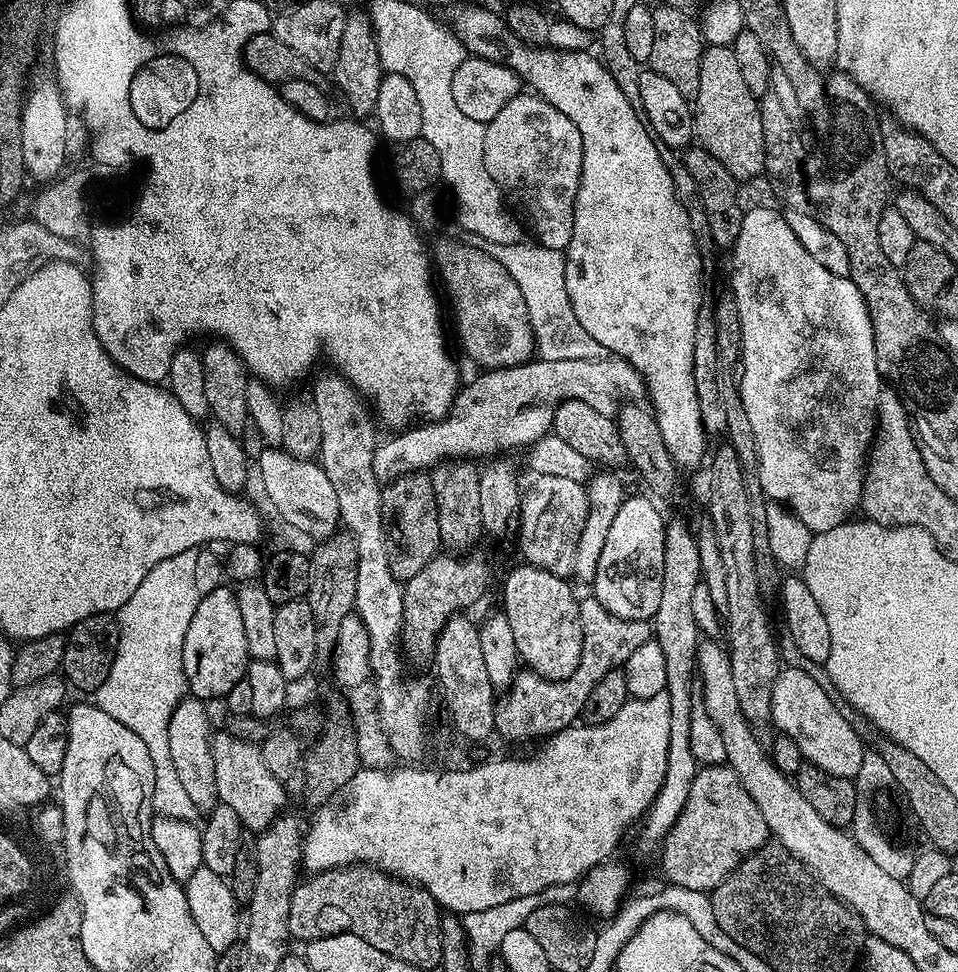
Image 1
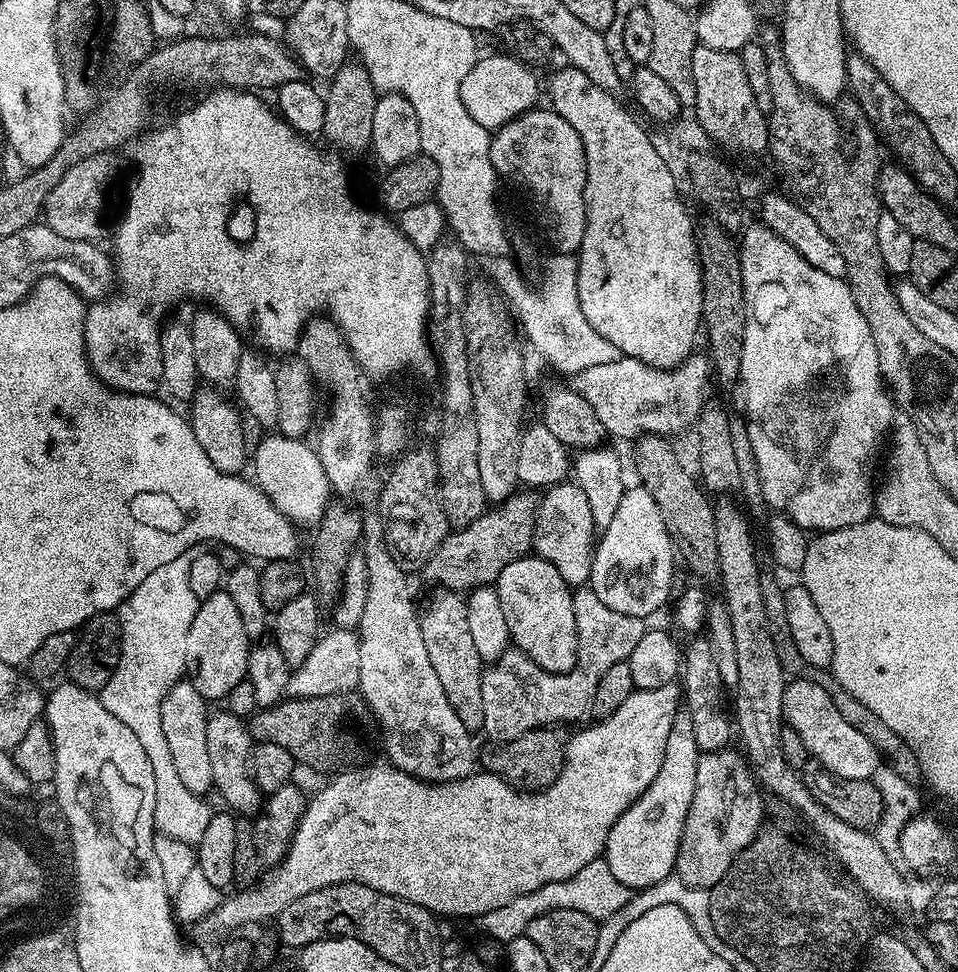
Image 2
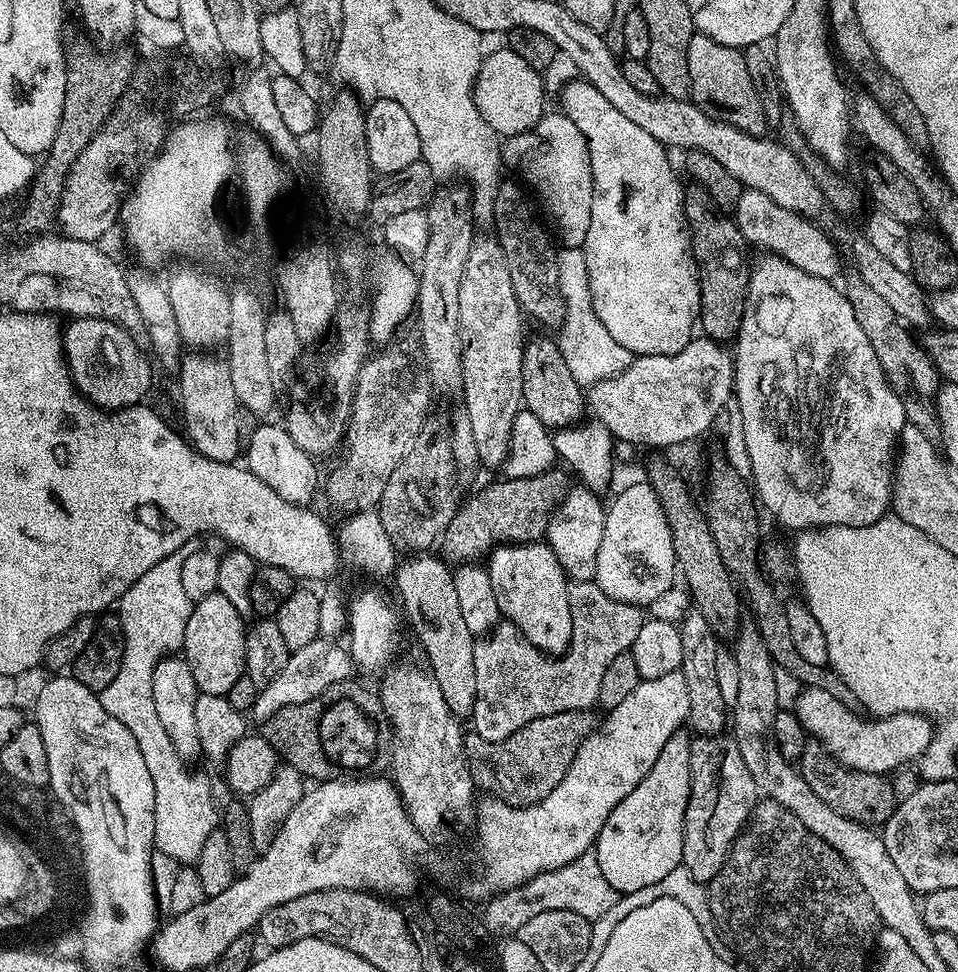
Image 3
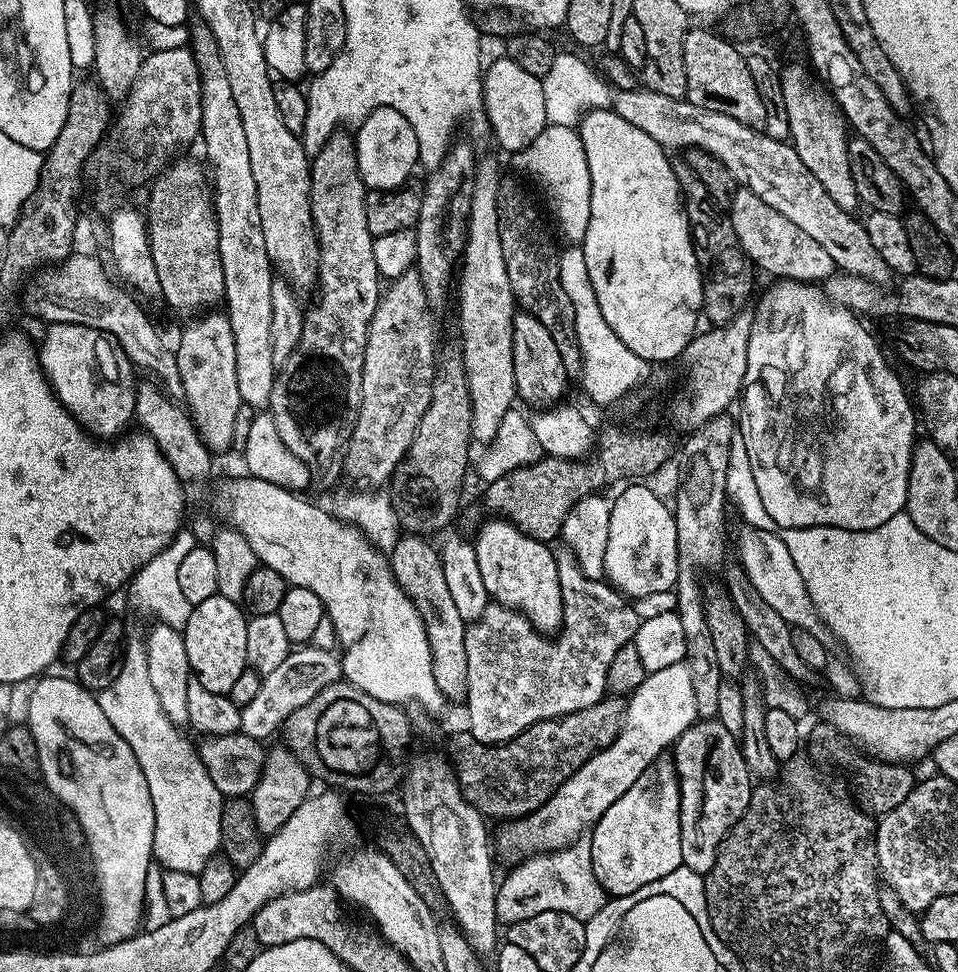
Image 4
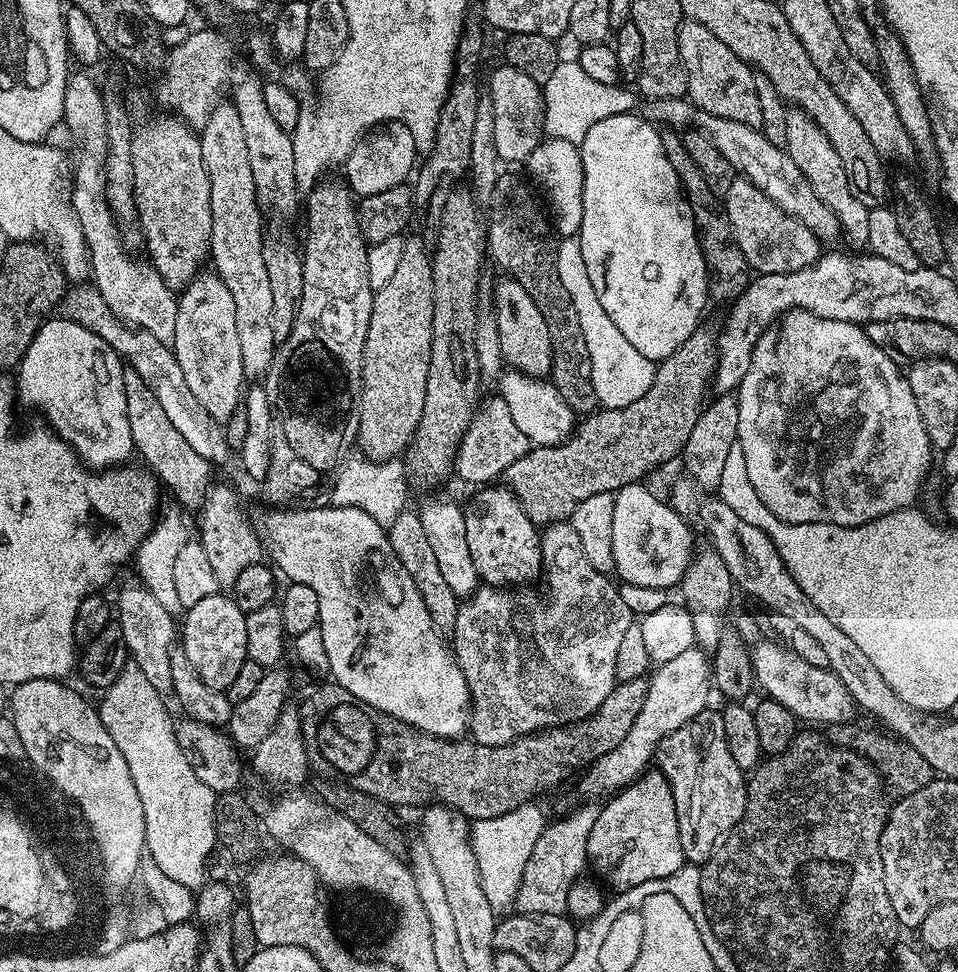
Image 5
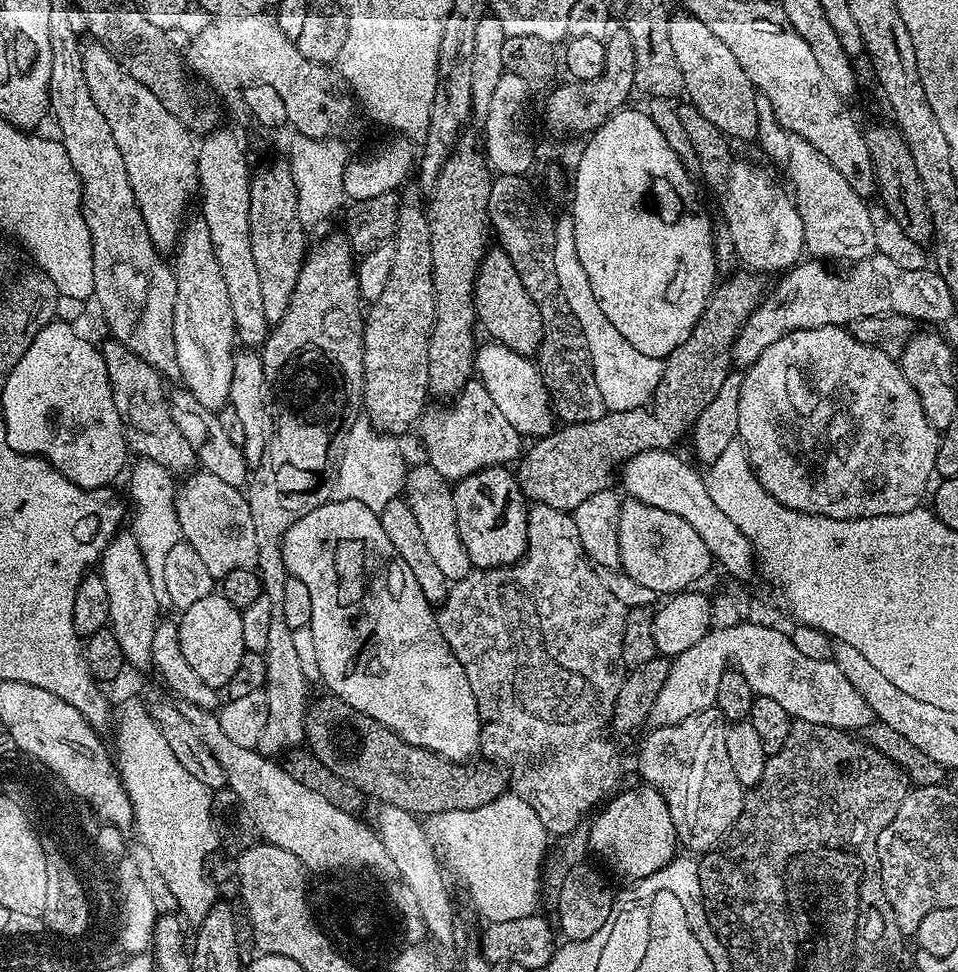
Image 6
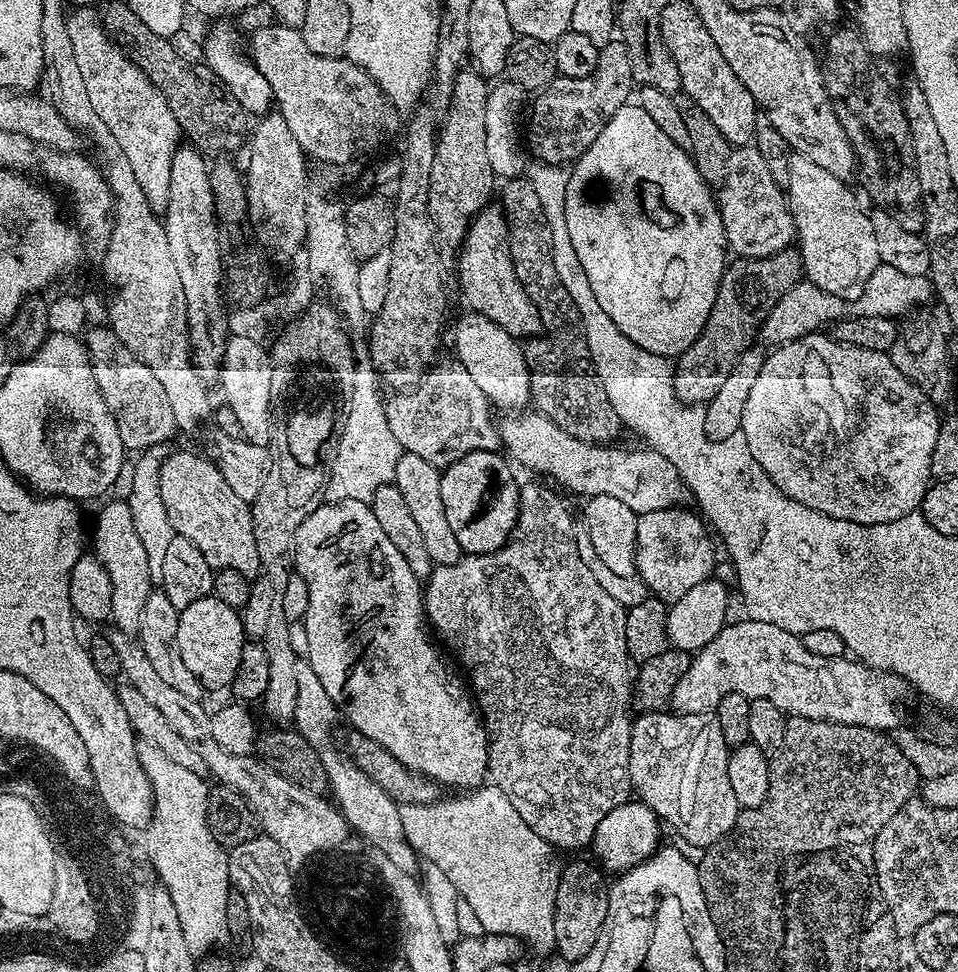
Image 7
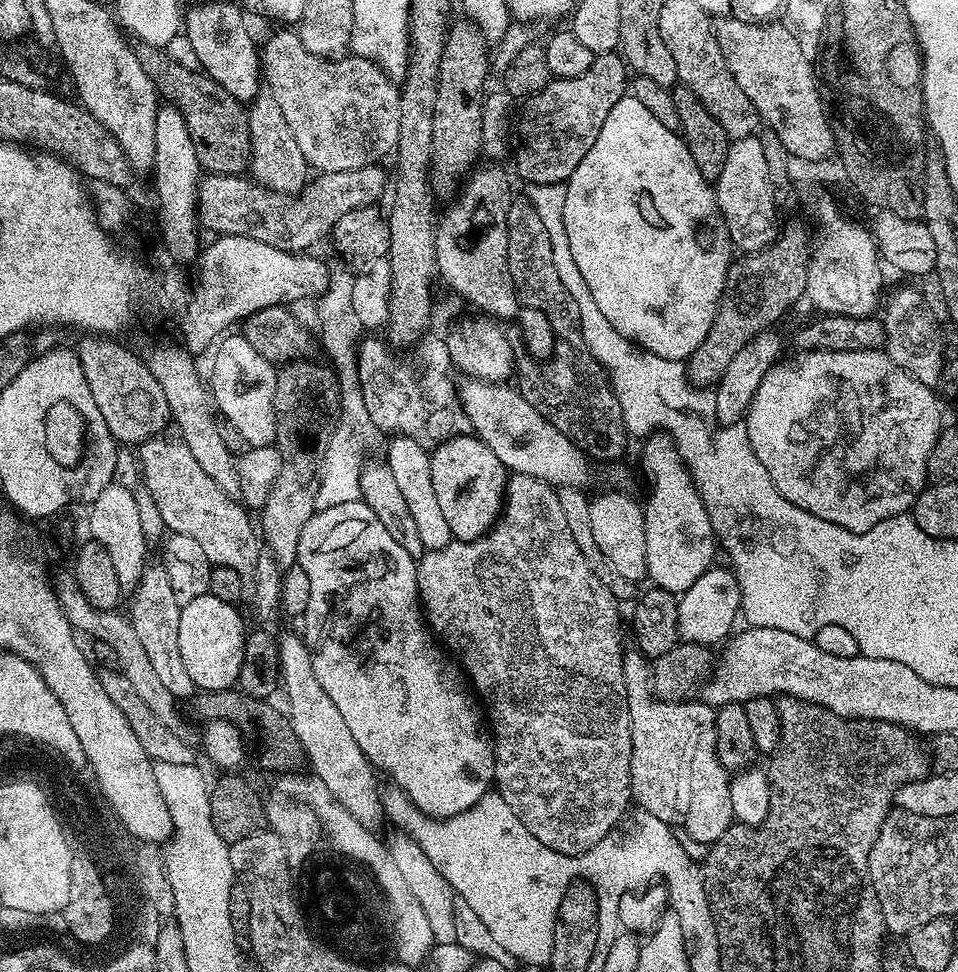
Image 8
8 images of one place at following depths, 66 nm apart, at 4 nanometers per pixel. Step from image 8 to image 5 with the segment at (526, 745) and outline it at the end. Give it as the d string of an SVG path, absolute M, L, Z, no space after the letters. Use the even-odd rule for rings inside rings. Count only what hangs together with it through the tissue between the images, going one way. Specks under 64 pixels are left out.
M571 523L547 525L540 534L540 553L542 580L548 583L544 601L528 586L481 586L456 609L456 621L450 629L450 648L468 683L470 736L482 746L502 746L544 728L586 720L596 715L618 682L618 646L634 622L632 612L622 602L619 587L586 562L582 542L578 542Z

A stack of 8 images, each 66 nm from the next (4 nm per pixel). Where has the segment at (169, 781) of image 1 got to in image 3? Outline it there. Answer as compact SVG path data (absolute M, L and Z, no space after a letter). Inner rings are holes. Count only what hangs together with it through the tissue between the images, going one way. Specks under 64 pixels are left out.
M199 539L186 542L170 558L162 558L158 566L146 570L130 590L118 601L118 615L122 622L122 630L126 638L126 650L122 658L122 666L118 674L106 690L98 693L102 706L106 706L106 714L114 714L130 734L134 734L134 742L138 742L138 750L142 750L142 758L146 761L146 770L150 770L150 782L154 782L154 844L159 851L166 853L178 862L195 862L198 854L202 854L202 846L212 832L218 828L218 808L212 797L212 788L204 776L191 772L189 765L174 750L174 742L162 727L162 721L154 710L154 670L158 662L163 660L169 650L180 650L184 647L186 622L192 613L193 600L186 598L186 589L182 586L182 562L190 554L201 551Z

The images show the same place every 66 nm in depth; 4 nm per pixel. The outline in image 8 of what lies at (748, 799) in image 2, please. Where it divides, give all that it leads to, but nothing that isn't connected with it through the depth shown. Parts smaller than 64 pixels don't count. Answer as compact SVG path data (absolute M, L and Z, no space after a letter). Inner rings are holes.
M638 650L625 651L622 662L622 674L626 682L626 698L628 699L628 709L632 719L632 757L630 758L630 774L632 775L632 799L643 811L650 813L654 818L658 818L662 823L671 826L673 829L690 834L700 843L709 846L720 837L722 833L734 823L732 807L730 806L730 786L728 781L730 774L720 765L720 759L716 753L716 709L703 702L688 704L692 702L669 702L661 700L652 691L652 666L649 657L643 656Z

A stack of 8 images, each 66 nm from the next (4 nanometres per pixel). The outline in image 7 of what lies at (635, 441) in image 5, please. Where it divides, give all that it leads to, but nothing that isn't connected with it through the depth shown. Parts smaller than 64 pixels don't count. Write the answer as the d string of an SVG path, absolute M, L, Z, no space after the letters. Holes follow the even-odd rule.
M792 246L766 258L736 258L733 261L725 267L718 282L718 294L714 306L710 306L702 334L698 334L698 338L694 338L694 342L675 361L674 387L676 398L682 404L704 406L714 398L714 394L718 394L745 348L757 339L762 322L774 310L778 298L802 280L800 254Z

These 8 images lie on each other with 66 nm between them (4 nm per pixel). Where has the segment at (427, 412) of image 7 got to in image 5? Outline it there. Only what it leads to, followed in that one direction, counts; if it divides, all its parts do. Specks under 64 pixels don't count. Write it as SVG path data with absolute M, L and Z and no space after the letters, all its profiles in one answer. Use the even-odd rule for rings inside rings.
M493 396L485 405L479 405L472 420L460 440L454 470L456 474L472 486L484 486L499 479L503 472L527 454L532 445L526 434L518 429L504 399Z

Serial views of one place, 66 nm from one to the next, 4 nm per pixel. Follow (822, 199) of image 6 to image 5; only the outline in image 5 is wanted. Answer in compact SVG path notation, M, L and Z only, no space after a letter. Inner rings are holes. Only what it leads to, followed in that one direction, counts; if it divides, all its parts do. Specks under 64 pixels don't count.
M799 110L789 111L786 118L786 142L784 148L794 158L798 170L806 176L810 186L814 186L814 194L826 202L826 206L831 210L835 223L842 231L848 235L848 240L852 244L867 245L870 234L870 222L868 221L868 209L854 198L850 182L846 178L846 170L842 166L842 158L838 158L838 152L826 138L822 129L814 123L807 112Z

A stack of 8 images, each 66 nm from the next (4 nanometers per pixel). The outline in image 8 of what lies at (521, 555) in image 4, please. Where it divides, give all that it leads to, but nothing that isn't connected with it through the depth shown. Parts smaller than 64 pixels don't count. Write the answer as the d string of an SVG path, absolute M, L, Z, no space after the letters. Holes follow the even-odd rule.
M475 434L454 435L431 449L429 455L430 479L434 482L434 495L438 497L438 506L457 540L477 540L488 535L489 528L500 518L506 499L509 473L498 462L494 450L490 450Z

